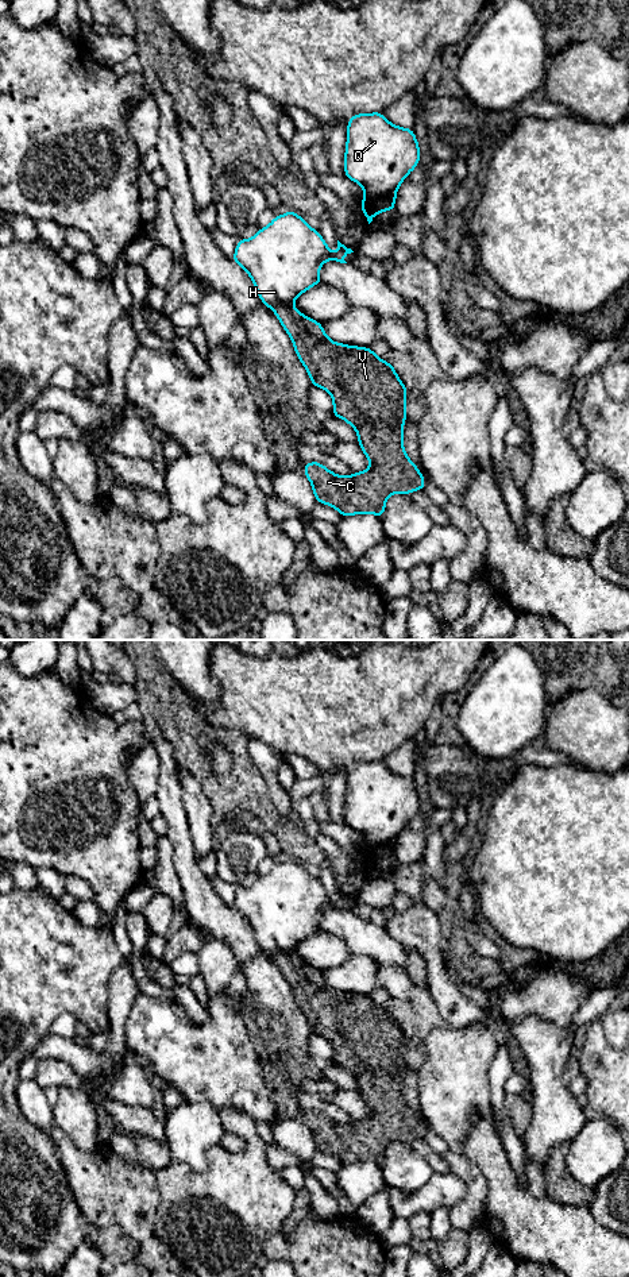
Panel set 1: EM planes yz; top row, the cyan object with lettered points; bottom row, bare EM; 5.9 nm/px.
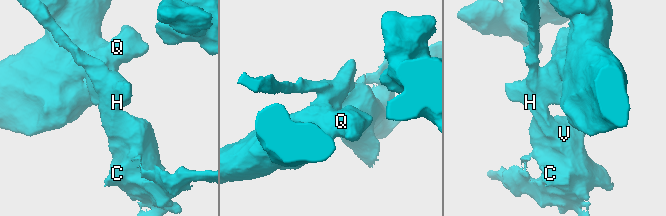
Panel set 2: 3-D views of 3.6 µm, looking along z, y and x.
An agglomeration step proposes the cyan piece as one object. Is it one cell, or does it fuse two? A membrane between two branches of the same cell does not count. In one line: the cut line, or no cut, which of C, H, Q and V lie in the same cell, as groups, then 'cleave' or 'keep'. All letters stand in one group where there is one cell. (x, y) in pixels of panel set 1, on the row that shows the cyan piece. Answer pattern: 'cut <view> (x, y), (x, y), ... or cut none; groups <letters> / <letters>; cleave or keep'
cut yz (292, 301), (269, 307); groups C V / H Q; cleave

